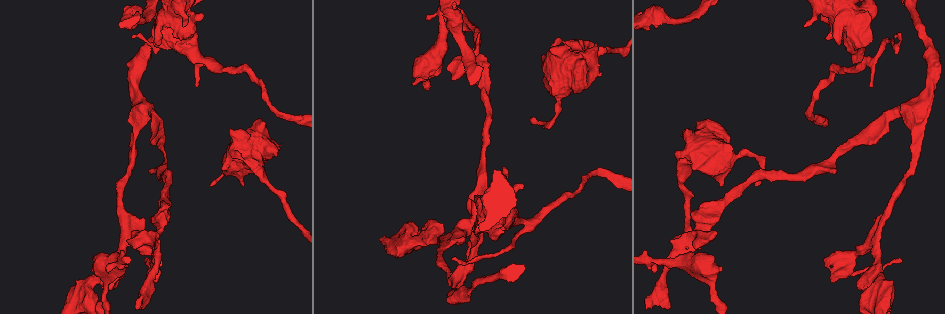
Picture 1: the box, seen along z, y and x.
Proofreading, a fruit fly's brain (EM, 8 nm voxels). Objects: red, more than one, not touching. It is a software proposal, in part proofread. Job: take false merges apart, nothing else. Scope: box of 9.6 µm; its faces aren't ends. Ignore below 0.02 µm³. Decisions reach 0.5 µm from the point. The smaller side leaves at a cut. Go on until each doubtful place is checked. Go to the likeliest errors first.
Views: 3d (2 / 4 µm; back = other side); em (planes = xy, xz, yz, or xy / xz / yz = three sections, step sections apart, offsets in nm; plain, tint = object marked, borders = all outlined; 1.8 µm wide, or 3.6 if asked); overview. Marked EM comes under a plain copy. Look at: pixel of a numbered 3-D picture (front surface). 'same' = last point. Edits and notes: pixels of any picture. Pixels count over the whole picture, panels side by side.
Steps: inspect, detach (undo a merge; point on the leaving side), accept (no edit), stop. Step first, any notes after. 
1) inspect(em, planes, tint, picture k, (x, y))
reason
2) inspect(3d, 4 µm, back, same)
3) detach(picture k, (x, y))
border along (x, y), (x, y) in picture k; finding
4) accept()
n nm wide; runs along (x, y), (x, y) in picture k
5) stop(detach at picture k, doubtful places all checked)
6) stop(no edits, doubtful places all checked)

inspect(3d, 4 µm, back, picture 1, (204, 59))
three-way junction

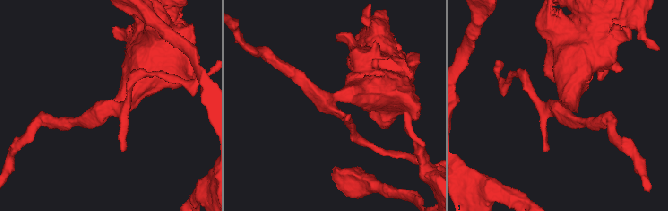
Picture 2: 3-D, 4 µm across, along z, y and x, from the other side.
inspect(em, yz, step 4, tint, picture 2, (111, 107))

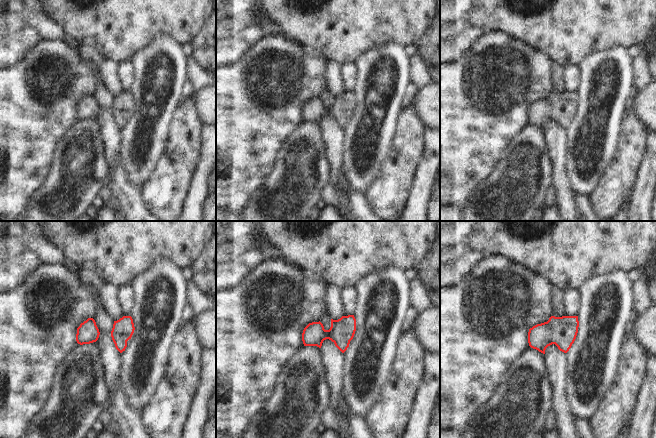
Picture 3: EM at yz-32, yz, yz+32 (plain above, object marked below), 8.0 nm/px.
inspect(em, planes, tint, same)
another direction

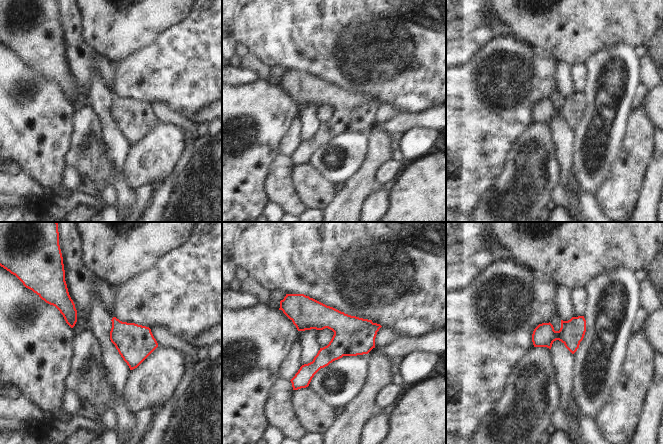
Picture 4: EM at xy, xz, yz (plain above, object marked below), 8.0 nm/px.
accept()
runs along (283, 303), (332, 318), (372, 345) in picture 4; one cell here

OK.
inspect(em, yz, step 4, tint, picture 1, (123, 246))
sharp bend

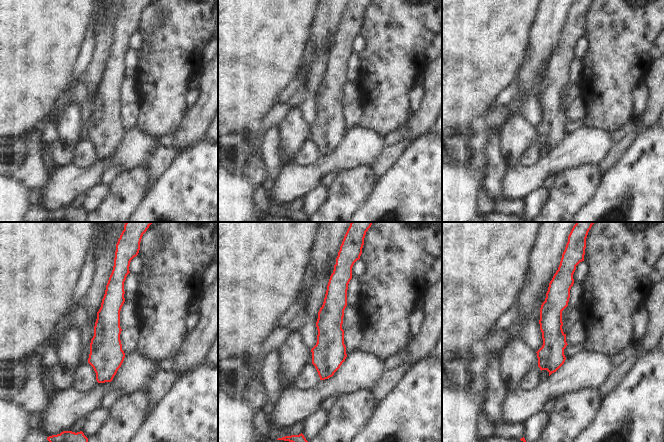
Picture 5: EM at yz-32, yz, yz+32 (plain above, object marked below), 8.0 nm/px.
inspect(em, planes, tint, same)
cut it another way

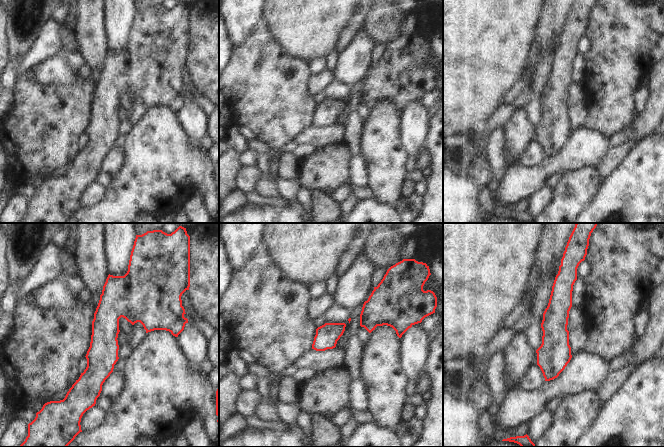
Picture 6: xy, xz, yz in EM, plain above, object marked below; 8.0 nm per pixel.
accept()
190 nm wide; runs along (166, 324), (120, 313), (76, 386) in picture 6; one cell here

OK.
inspect(3d, 4 µm, picture 1, (509, 248))
sharp bend

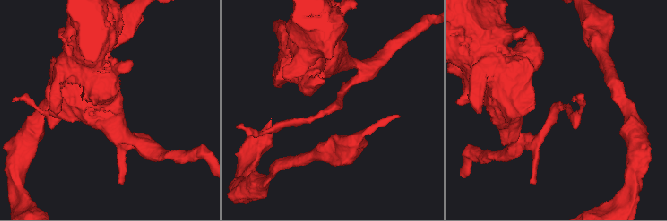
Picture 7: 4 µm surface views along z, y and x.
inspect(em, xy, step 16, tint, picture 7, (334, 109))

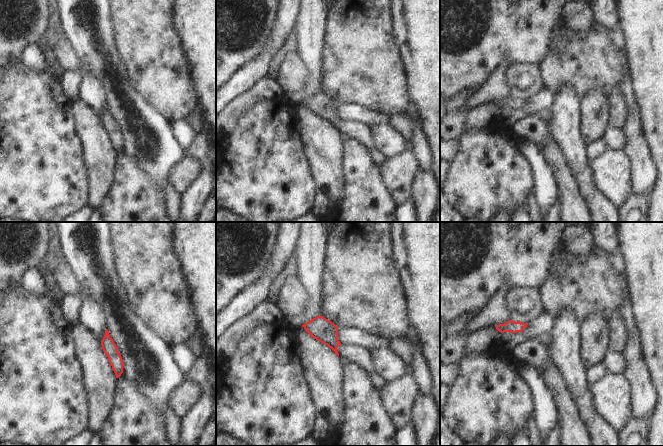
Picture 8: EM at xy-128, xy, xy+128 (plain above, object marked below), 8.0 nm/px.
inspect(em, planes, tint, same)
another direction

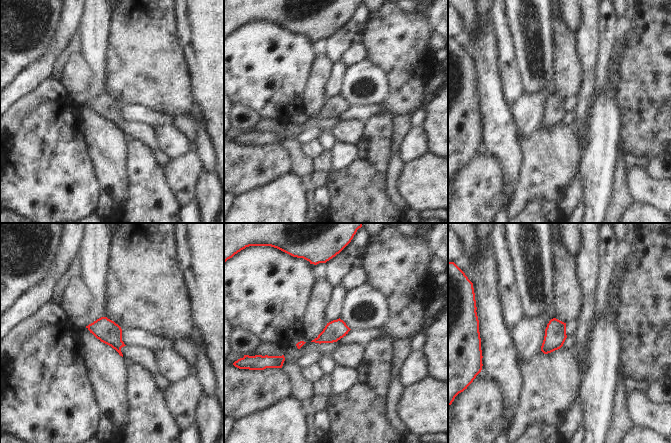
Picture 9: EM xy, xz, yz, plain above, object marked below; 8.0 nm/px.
accept()
one cell here

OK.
inspect(3d, 2 µm, picture 1, (851, 257))
calibre changes

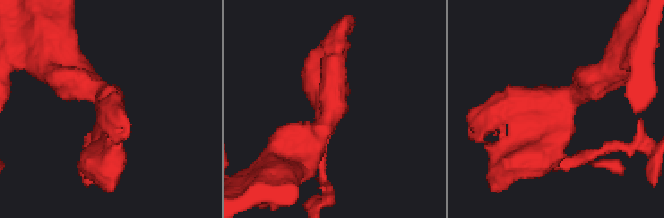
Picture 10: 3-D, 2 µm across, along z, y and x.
inspect(em, xy, step 16, tint, picture 10, (553, 113))
now the EM

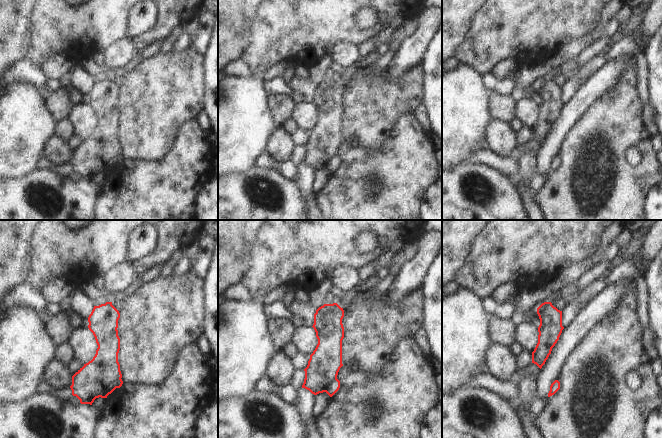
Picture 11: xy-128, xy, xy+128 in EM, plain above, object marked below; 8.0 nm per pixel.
detach(picture 11, (335, 384))
two cells meet here

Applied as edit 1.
inspect(3d, 4 µm, picture 1, (160, 229))
branch point

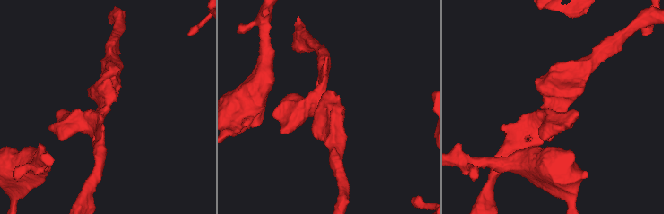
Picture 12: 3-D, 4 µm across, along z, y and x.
inspect(em, planes, tint, picture 12, (554, 108))
3 arms; arms of 190, 280, 340 nm

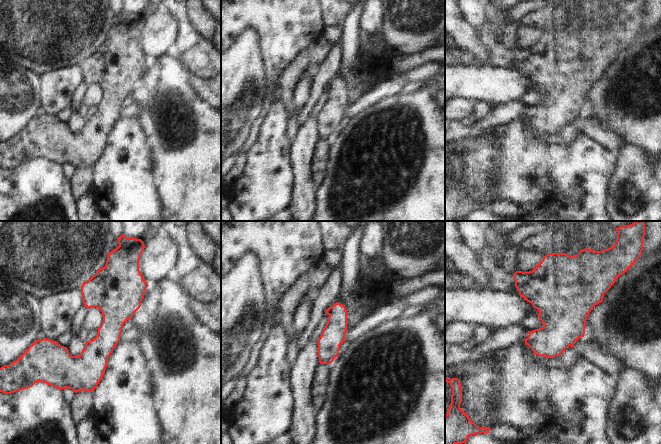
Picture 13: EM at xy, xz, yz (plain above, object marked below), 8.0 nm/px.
accept()
190 nm wide; all the same cell

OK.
inspect(em, 3.6 µm, xy, step 16, tint, picture 1, (853, 22))
thick turns thin

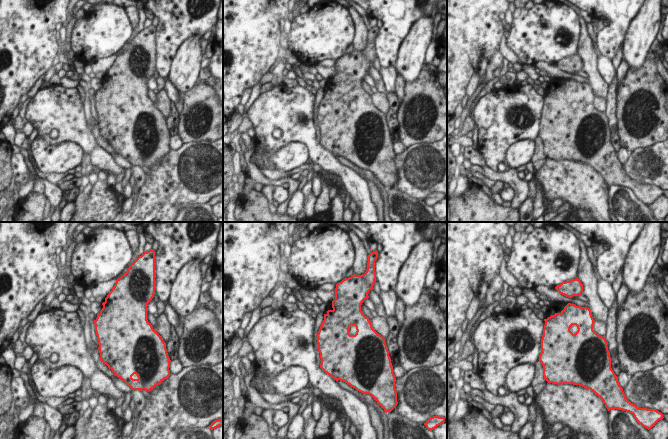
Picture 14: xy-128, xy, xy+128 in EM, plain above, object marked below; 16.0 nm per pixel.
inspect(em, 3.6 µm, planes, tint, same)
another direction

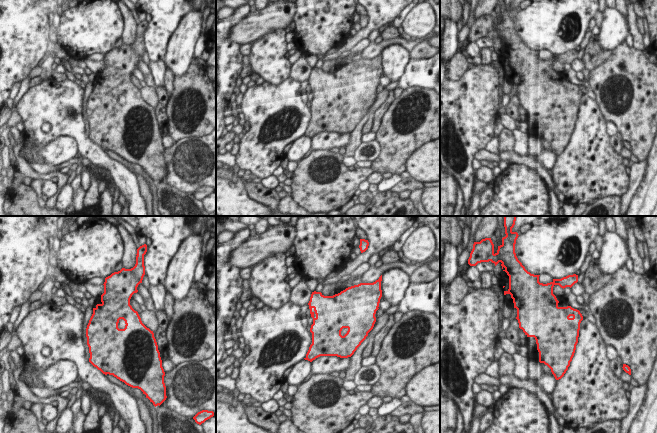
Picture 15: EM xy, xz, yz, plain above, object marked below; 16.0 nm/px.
accept()
one cell here

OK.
stop(detach at picture 11, doubtful places all checked)

